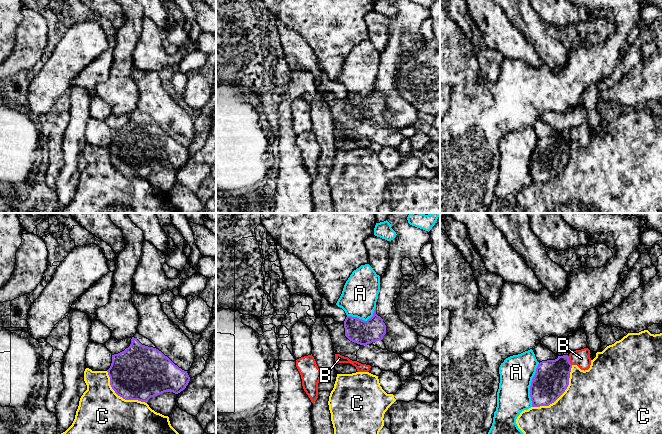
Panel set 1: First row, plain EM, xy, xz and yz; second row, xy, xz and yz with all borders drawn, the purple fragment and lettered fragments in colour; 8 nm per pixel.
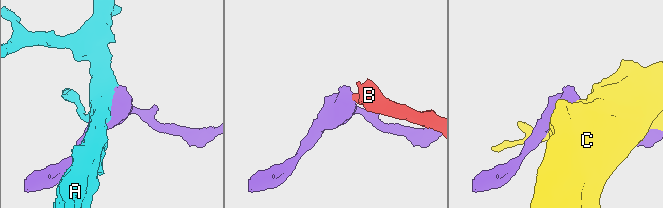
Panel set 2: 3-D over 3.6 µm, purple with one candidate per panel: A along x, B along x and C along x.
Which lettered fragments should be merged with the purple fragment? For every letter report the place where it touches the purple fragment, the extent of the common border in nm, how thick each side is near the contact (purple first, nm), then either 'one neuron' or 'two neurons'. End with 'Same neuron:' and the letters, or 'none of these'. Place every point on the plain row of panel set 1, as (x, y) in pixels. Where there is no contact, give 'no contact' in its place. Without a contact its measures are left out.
A: yz (531, 161) | 360 nm | 280/280 nm | two neurons
B: yz (568, 136) | 80 nm | 280/140 nm | two neurons
C: yz (561, 170) | 480 nm | 280/500 nm | two neurons
Same neuron: none of these

